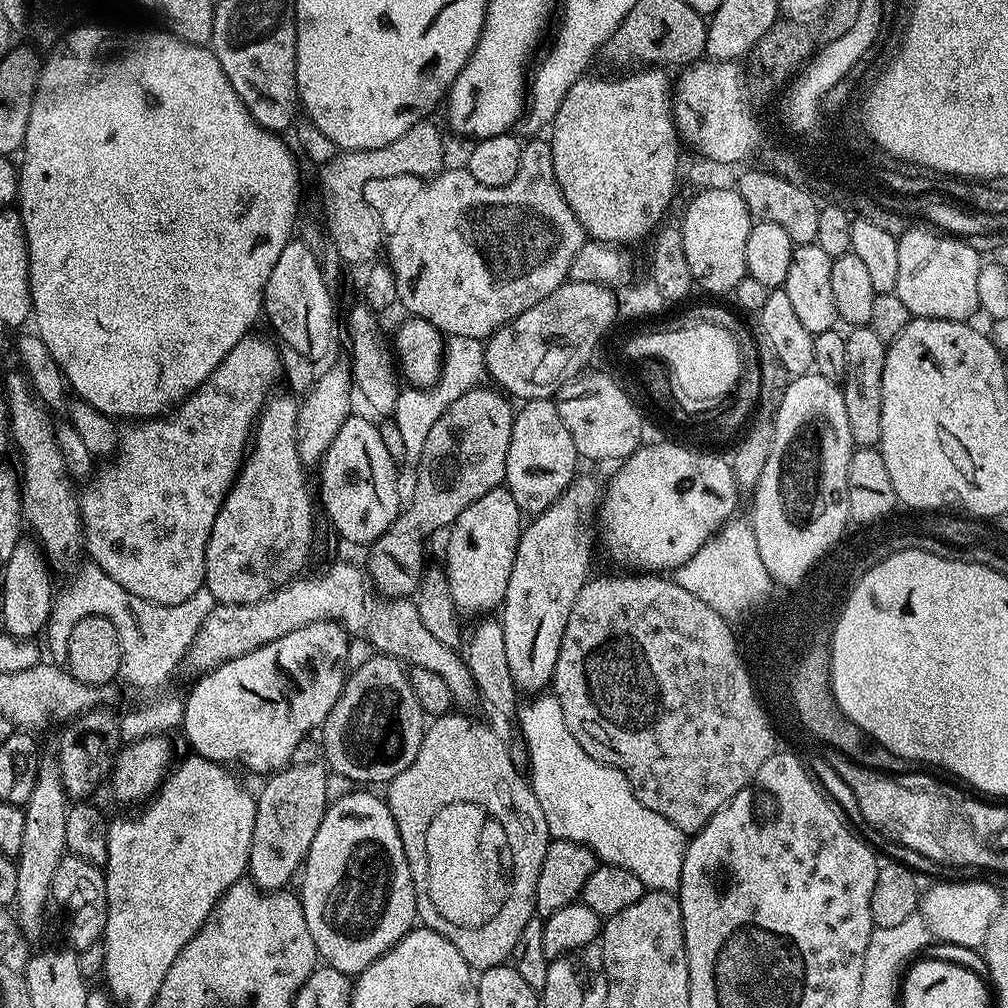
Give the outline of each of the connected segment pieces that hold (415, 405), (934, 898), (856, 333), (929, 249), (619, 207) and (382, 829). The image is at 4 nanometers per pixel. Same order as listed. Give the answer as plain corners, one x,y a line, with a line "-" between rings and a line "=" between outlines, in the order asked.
453,336
444,346
444,365
440,368
440,376
431,388
405,387
398,398
394,413
396,432
400,435
400,444
404,447
404,456
410,462
416,462
422,454
423,442
426,440
430,428
452,402
461,398
462,394
472,390
485,379
484,340
=
952,880
949,884
936,884
933,888
923,889
918,915
928,923
928,928
937,941
979,949
1001,903
999,890
984,880
=
856,326
845,335
846,370
842,391
846,418
850,421
852,443
856,448
874,448
882,438
882,370
888,353
886,342
874,334
871,326
=
912,226
898,238
896,296
902,298
913,318
971,321
971,316
980,312
978,274
981,253
972,249
967,239
924,228
=
648,66
643,70
632,70
627,74
620,74
617,80
588,80
582,78
562,98
562,106
558,106
558,114
550,125
550,143
552,145
552,157
554,158
554,178
558,178
558,186
578,222
584,227
585,233
593,241
610,244
613,246
625,246
624,244
636,244
653,235
661,227
660,219
664,211
672,204
672,195
676,192
676,171
680,168
680,148
682,141
676,131
676,121
672,119
672,101
674,99
674,84
668,81
668,76
663,67
=
356,790
360,792
348,792
345,796
340,796
336,801
334,799
324,809
324,816
321,818
321,824
314,834
313,841
310,842
308,855
303,860
302,875
298,895
300,905
306,918
306,926
310,930
310,938
314,938
316,955
327,967
338,970
346,974
349,978
355,978
361,972
366,971
383,952
390,951
393,946
403,938
407,932
412,931
414,921
417,919
416,914
416,891
412,885
412,875
410,866
406,862
406,854
402,846
402,838
398,834
398,826
394,822
394,814
388,808
387,799
383,795
375,796
372,790

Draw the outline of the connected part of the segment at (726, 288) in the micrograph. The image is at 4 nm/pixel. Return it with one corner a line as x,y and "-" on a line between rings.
701,187
701,192
688,204
684,212
684,224
680,228
682,242
686,246
686,262
690,262
690,274
697,285
700,284
708,292
735,293
738,282
748,275
746,270
746,237
754,223
746,202
742,202
736,189
718,190

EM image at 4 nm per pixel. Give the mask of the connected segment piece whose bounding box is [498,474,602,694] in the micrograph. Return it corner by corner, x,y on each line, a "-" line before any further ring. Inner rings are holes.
577,475
567,490
548,509
533,515
529,524
527,521
526,527
520,533
518,550
514,554
514,566
510,570
510,582
506,586
498,619
502,637
505,639
506,666
509,667
513,685
521,693
536,694
552,683
566,618
570,618
574,598
578,598
582,586
590,579
588,567
592,564
592,528
594,532
594,521
601,503
602,484
592,476

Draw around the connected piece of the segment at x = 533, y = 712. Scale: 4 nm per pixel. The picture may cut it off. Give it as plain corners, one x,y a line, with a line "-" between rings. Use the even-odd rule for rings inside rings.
536,694
525,700
528,701
521,703
518,708
518,732
520,728
524,735
524,744
528,747
528,764
532,767
532,792
538,798
538,806
542,806
549,837
584,844
596,856
597,861
630,870
630,874
643,882
645,889
675,893
680,886
682,862
688,849
689,837
678,830
674,822
666,822
662,814
654,814
654,810
642,806
642,802
634,798
626,778
617,768
590,758
590,754
586,754
586,750
578,746
574,734
566,730
566,718
556,695

